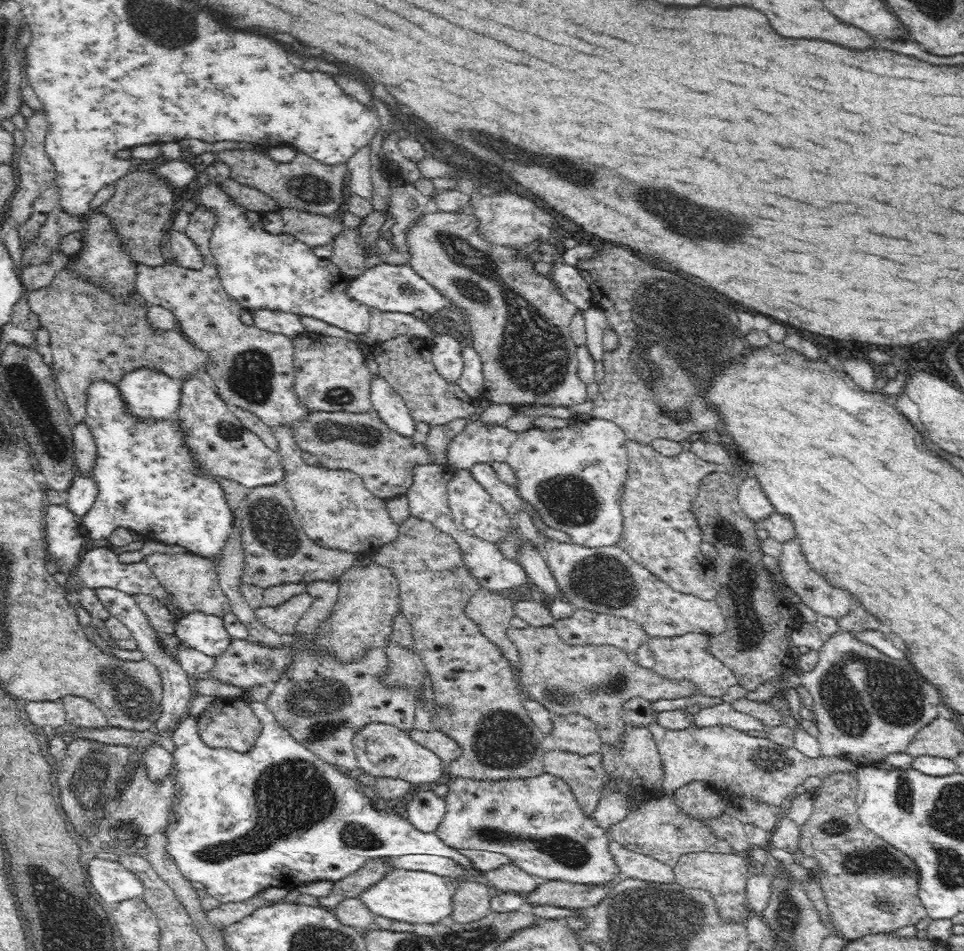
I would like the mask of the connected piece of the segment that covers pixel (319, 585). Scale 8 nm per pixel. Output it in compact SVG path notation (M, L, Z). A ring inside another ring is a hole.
M314 581L307 585L308 594L313 598L313 602L304 616L298 620L294 634L303 634L310 638L334 610L339 597L339 581Z

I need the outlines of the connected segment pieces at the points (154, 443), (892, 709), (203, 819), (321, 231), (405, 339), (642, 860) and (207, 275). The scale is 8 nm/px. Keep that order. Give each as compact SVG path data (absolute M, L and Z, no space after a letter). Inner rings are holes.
M95 381L88 389L85 424L97 446L96 466L92 474L97 486L96 502L81 519L88 539L107 539L116 528L123 526L138 535L143 534L146 541L176 544L186 548L192 555L218 562L224 546L236 530L236 517L228 505L226 492L220 482L216 481L216 477L197 470L199 466L183 440L183 430L178 425L178 418L140 421L125 410L117 383Z
M850 634L834 636L821 648L819 654L820 662L812 674L806 674L804 678L790 676L782 684L782 688L802 684L812 692L815 734L818 736L822 755L841 757L861 767L874 766L875 763L886 760L890 754L907 753L908 744L918 736L918 732L939 717L938 706L944 704L940 700L940 692L924 676L920 676L912 662L908 662L906 658L889 658Z
M106 587L101 589L92 590L102 606L106 607L110 611L111 617L114 617L124 624L130 631L131 637L136 640L138 651L146 653L144 658L152 661L158 669L160 669L160 675L163 678L162 692L161 692L161 715L155 722L157 732L166 734L166 732L172 731L172 739L175 742L176 748L173 752L166 751L166 748L160 746L160 743L152 743L146 747L146 751L143 753L144 764L138 765L134 768L132 774L128 776L118 792L116 792L117 801L112 809L106 810L106 824L110 826L116 826L118 822L126 822L126 828L129 831L135 831L138 838L141 836L152 836L152 834L162 834L165 837L165 850L171 856L171 860L180 869L180 872L188 879L199 887L203 894L212 896L221 903L232 902L244 902L245 899L252 898L253 895L264 892L266 888L286 888L290 890L293 887L301 886L304 884L312 884L312 882L322 882L322 880L330 880L330 882L340 882L352 874L356 874L358 870L362 870L364 865L370 860L386 856L410 856L410 854L427 854L438 855L452 858L466 867L474 867L469 864L469 860L459 853L458 849L448 846L439 836L435 833L426 833L418 830L410 821L404 819L395 811L385 811L374 805L370 792L364 790L360 783L349 777L348 774L339 772L336 767L318 759L316 754L310 753L307 748L300 744L292 735L284 730L284 727L280 726L277 718L272 714L271 710L268 710L266 703L260 704L260 702L251 701L253 713L261 720L262 734L256 738L254 746L247 753L238 753L232 749L217 749L212 748L204 741L200 740L200 736L197 736L197 718L190 716L190 720L183 720L191 709L191 702L194 697L194 688L192 687L193 679L187 674L187 672L181 667L176 660L172 660L169 656L162 651L160 647L160 635L156 633L148 618L144 615L144 611L138 606L138 603L134 600L134 597L128 596L125 592L118 589L107 589ZM174 813L176 815L175 821L167 822L167 818Z
M281 208L276 212L284 221L285 232L312 248L332 243L346 229L340 221L333 222L293 209Z
M400 336L390 342L372 345L371 349L382 350L373 352L378 356L381 376L398 394L402 394L405 405L410 408L409 413L417 422L428 423L434 427L457 419L466 420L476 411L478 401L474 397L469 397L458 383L444 379L443 375L438 376L433 360L430 360L432 346L433 338Z
M607 833L607 837L621 877L664 884L675 882L675 874L671 865L664 864L645 854L622 848L622 845L612 838L610 833Z
M194 210L185 228L204 258L200 270L168 263L159 267L139 264L136 266L137 294L147 304L172 312L180 332L203 350L207 355L207 373L215 380L217 394L223 401L252 412L271 429L297 424L304 420L309 410L293 388L292 339L242 323L240 316L246 309L225 291L218 277L216 258L209 248L216 219L212 211Z

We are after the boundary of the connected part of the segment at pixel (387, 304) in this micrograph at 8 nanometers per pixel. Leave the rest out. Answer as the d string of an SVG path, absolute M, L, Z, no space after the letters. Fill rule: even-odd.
M382 262L376 265L375 268L366 270L359 278L350 280L346 293L352 299L369 306L369 308L384 312L411 314L412 316L416 312L432 315L456 308L454 301L441 296L438 288L434 288L426 280L422 279L410 265L390 265Z

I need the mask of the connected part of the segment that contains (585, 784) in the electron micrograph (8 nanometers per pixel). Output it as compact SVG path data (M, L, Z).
M555 750L547 754L542 753L542 756L545 772L564 779L573 790L582 813L588 818L593 818L604 774L600 754L584 757Z

